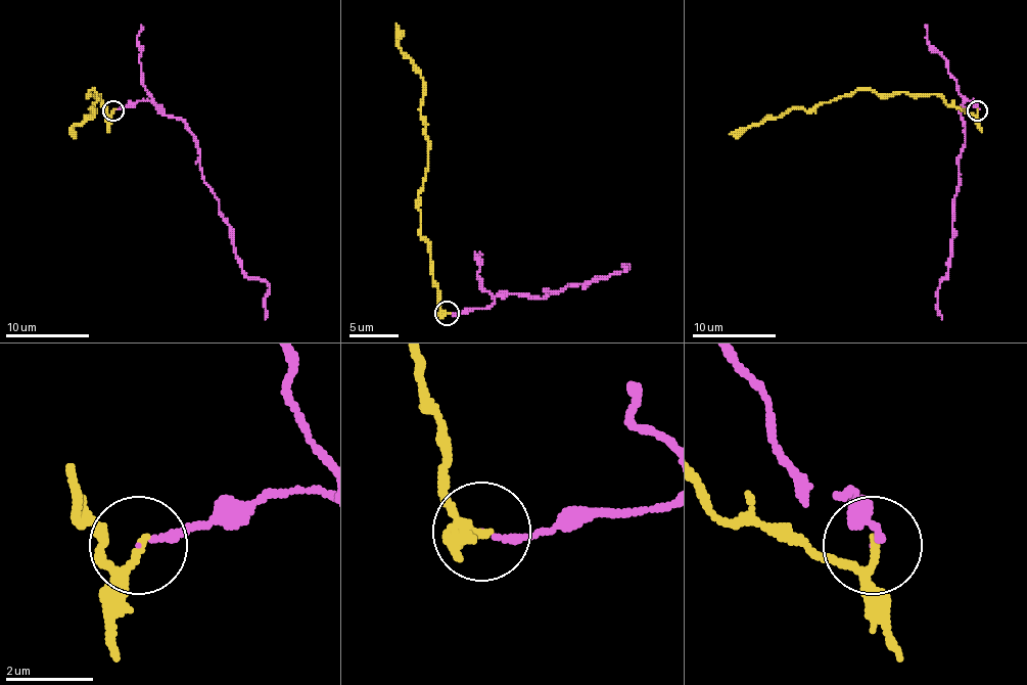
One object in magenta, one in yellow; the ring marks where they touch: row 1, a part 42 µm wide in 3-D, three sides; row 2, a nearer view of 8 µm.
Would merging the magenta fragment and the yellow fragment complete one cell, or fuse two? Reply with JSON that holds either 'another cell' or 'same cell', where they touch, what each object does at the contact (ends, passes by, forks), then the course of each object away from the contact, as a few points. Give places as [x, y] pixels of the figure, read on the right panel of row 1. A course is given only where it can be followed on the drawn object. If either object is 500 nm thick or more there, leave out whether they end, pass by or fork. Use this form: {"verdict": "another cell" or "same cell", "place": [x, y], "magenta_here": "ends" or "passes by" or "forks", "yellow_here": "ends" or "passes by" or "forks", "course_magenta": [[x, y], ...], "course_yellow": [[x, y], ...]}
{"verdict": "another cell", "place": [977, 110], "magenta_here": "ends", "yellow_here": "passes by", "course_magenta": [[977, 110], [973, 100], [967, 100], [961, 115], [965, 146], [950, 267], [937, 287], [941, 319]], "course_yellow": [[977, 110], [975, 115], [950, 106], [935, 94], [855, 90], [807, 110], [788, 108], [730, 134]]}

